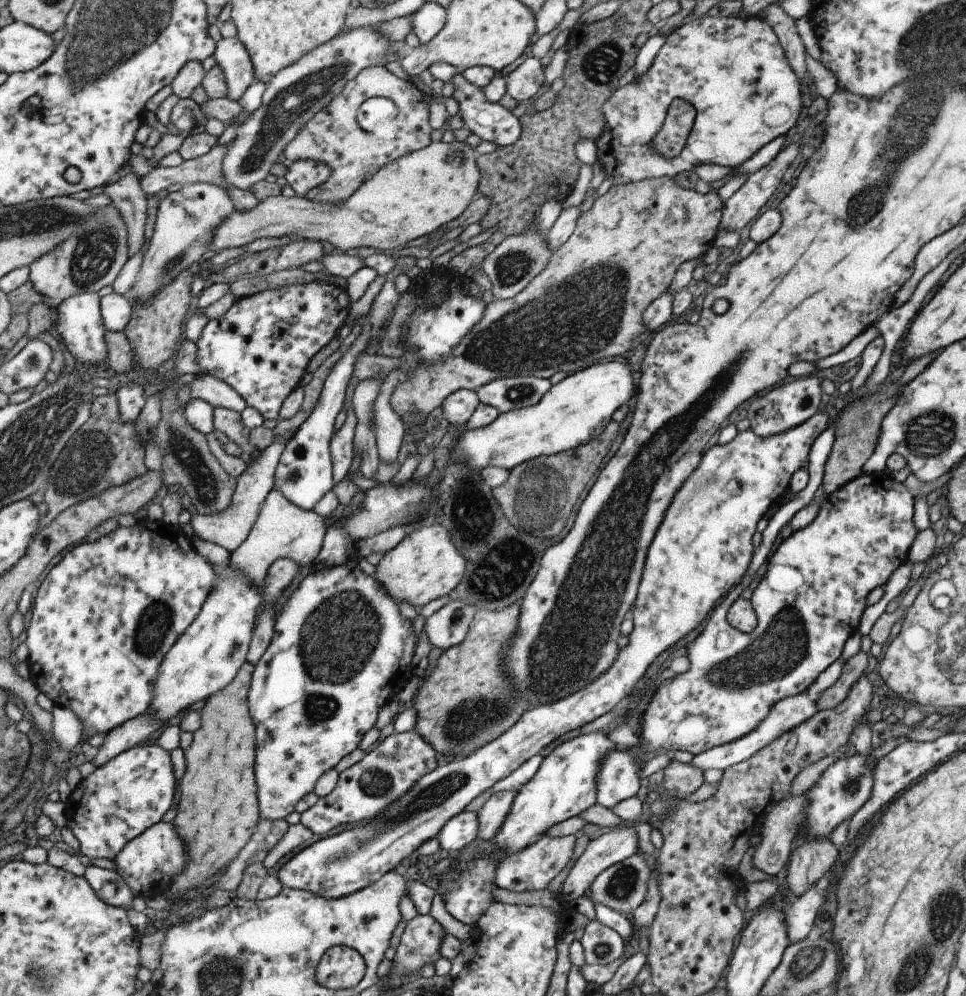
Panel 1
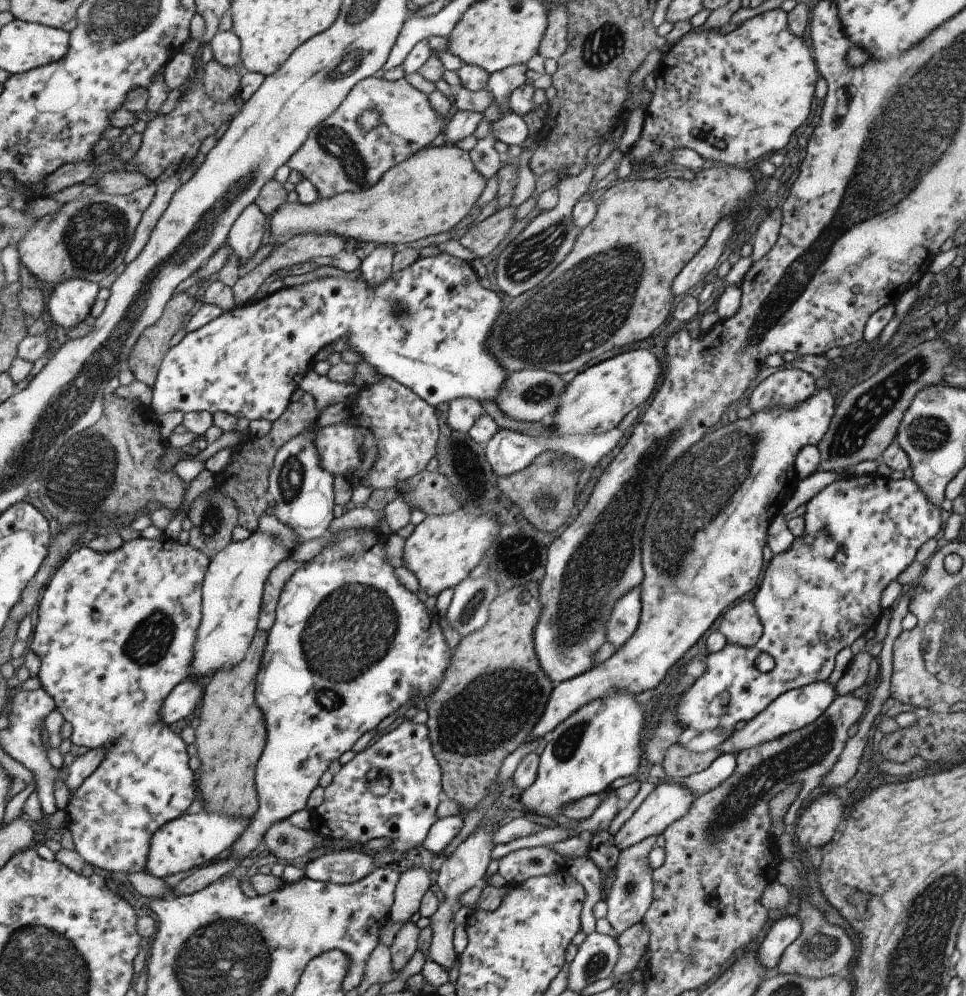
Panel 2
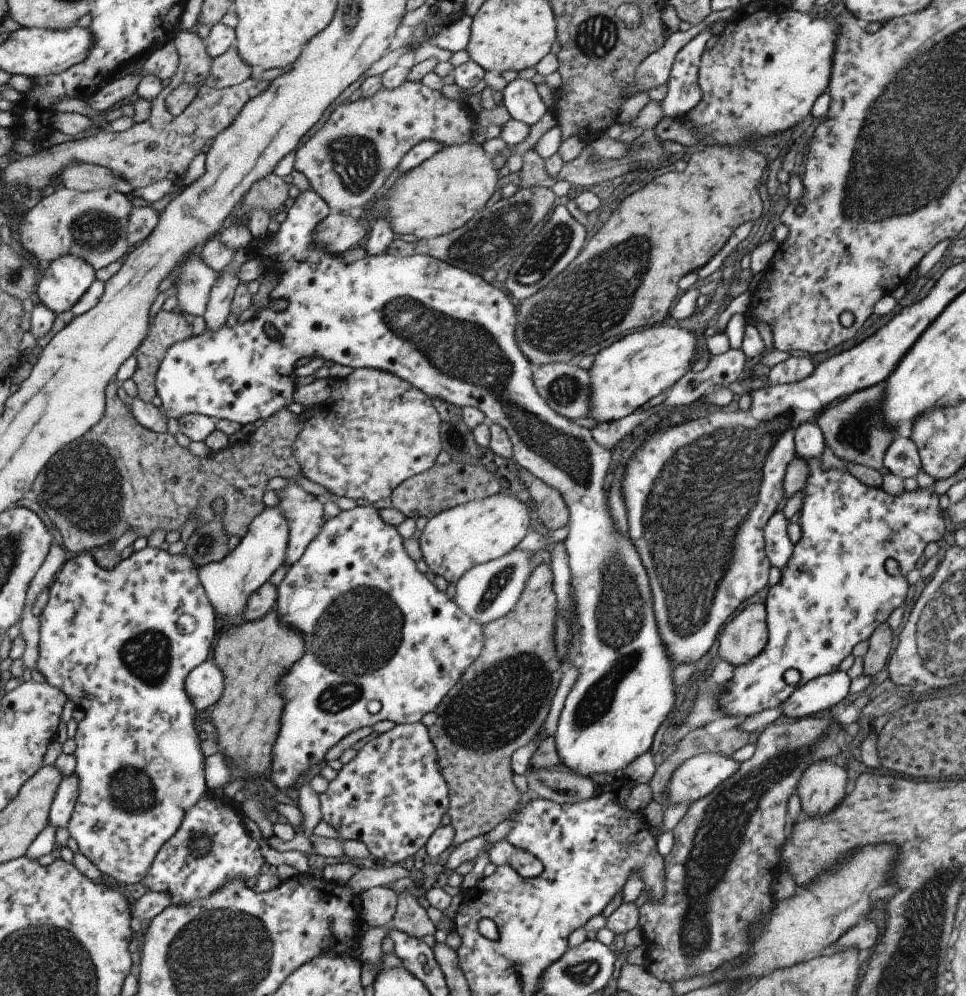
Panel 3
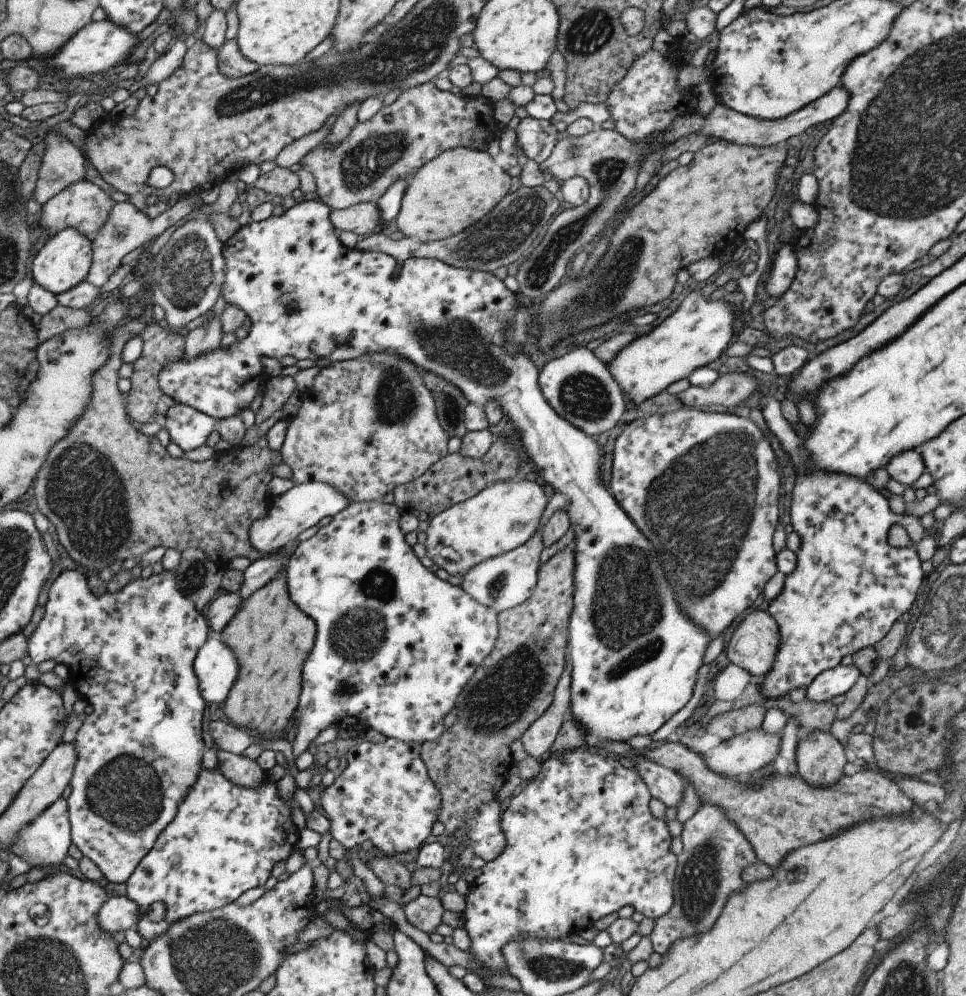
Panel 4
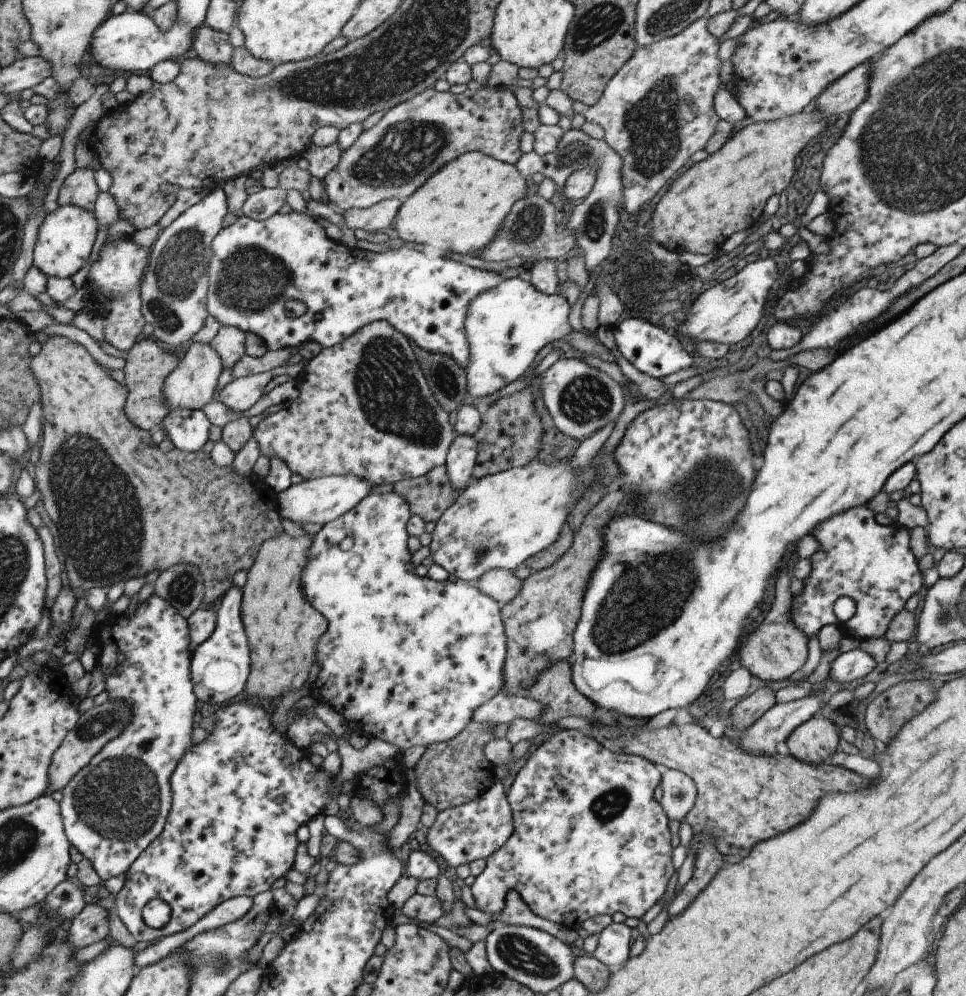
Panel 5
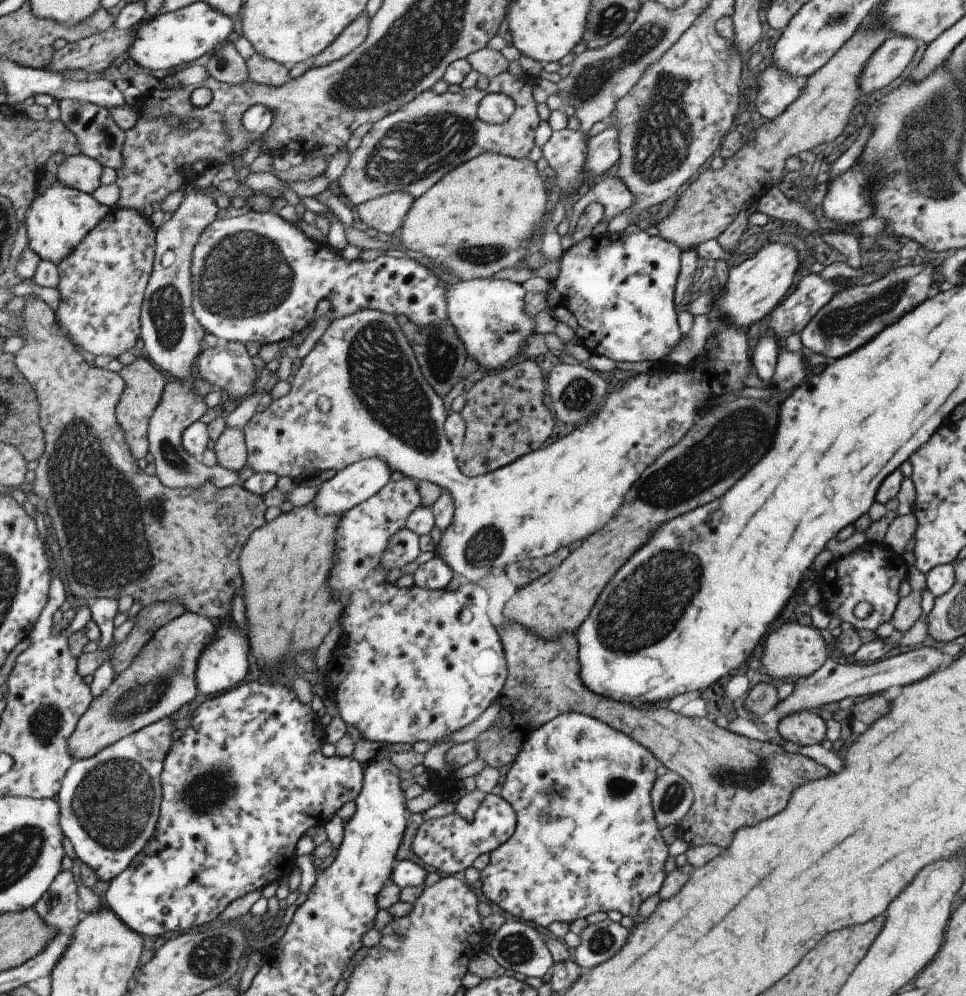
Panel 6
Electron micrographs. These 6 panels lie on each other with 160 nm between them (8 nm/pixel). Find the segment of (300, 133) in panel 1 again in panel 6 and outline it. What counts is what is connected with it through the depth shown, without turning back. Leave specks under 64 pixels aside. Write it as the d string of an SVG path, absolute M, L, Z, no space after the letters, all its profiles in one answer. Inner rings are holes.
M504 71L489 79L485 90L461 89L455 94L449 92L435 94L431 89L422 91L411 102L407 102L398 110L377 120L363 134L361 144L348 156L347 165L343 174L337 178L334 190L340 196L344 196L344 201L352 208L391 192L405 192L417 199L441 180L445 174L449 174L451 170L455 170L457 166L465 164L467 160L471 160L479 154L493 152L511 159L527 159L527 154L534 147L534 131L540 122L536 112L537 104L532 98L533 84L533 78L526 76L517 78ZM490 93L505 94L513 102L513 113L503 124L488 124L476 116L475 110L481 98Z

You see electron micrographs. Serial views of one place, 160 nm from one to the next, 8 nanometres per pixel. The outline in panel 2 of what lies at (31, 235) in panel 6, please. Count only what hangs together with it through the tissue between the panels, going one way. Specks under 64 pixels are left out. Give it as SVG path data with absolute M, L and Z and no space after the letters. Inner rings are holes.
M83 279L64 280L44 288L46 317L64 330L76 327L89 316L99 289L97 283Z

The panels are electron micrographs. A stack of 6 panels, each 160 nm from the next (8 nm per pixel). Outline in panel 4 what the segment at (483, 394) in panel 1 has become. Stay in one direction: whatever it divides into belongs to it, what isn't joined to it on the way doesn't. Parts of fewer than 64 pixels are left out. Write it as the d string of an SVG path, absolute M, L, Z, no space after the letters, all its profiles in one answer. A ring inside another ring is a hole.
M581 347L547 361L538 372L538 387L558 415L588 435L597 436L613 429L629 406L607 367L593 355L590 347Z

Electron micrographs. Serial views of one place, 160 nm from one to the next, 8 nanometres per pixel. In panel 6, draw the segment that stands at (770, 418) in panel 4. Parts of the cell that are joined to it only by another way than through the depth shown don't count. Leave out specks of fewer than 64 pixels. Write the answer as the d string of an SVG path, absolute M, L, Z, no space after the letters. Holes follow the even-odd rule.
M883 542L865 543L845 556L837 557L832 564L832 573L825 574L823 584L819 586L821 603L830 616L849 622L855 630L870 631L891 619L899 600L897 589L907 575L907 566L899 555ZM860 601L867 602L872 608L864 619L857 619L853 614L854 606Z

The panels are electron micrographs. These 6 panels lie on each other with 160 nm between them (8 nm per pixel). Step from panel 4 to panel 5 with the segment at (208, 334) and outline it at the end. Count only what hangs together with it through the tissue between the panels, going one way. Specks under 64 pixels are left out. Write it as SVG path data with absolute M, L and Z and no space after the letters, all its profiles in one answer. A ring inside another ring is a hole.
M194 342L182 355L177 366L168 374L162 388L168 412L174 408L200 409L212 401L217 376L221 374L222 364L219 355L209 343Z

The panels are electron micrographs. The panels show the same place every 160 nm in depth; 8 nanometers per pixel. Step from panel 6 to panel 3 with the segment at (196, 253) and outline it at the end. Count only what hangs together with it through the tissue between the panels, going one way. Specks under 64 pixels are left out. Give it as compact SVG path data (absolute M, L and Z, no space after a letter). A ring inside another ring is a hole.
M313 190L302 191L298 194L298 197L294 198L292 206L286 210L286 217L281 222L277 234L271 237L266 236L264 240L257 238L257 246L254 247L253 242L251 242L245 248L248 260L255 259L264 266L266 270L264 275L270 270L275 270L281 276L279 283L270 291L268 300L275 302L283 299L287 302L287 306L283 310L273 310L268 305L257 310L257 313L253 317L242 324L237 322L233 326L223 324L223 326L215 330L205 329L201 334L191 335L182 341L172 344L165 351L154 374L155 390L160 400L159 410L165 412L167 419L178 419L186 414L195 413L211 417L215 421L227 419L238 422L242 427L251 425L255 420L265 421L266 418L271 417L278 410L289 406L292 402L294 388L289 382L294 374L293 364L303 356L314 359L313 356L318 354L324 360L331 360L337 364L350 366L353 369L375 369L391 373L398 379L413 386L413 388L420 390L429 398L441 399L447 404L458 407L475 407L485 415L485 421L488 424L497 423L501 426L511 441L512 458L516 464L528 470L534 477L542 480L547 486L557 490L564 498L568 510L568 532L563 545L566 550L566 558L568 559L568 569L570 570L575 620L580 626L577 649L583 655L583 663L579 667L576 682L565 697L553 735L558 762L578 777L599 779L619 776L621 770L629 766L637 756L641 756L647 750L649 751L655 730L659 728L659 725L663 722L669 710L671 710L673 700L675 700L674 689L671 686L671 671L675 667L670 664L670 659L656 629L656 622L652 613L652 598L649 596L649 586L647 586L647 576L645 576L645 570L641 566L639 555L630 543L629 538L619 534L614 529L608 513L608 501L606 500L608 490L605 492L603 482L605 482L605 474L607 474L607 466L609 466L609 451L601 448L601 446L597 446L587 429L575 426L569 419L554 413L536 393L534 384L532 383L531 364L521 354L514 339L515 307L509 302L510 296L505 290L494 288L491 283L483 280L480 274L463 270L450 265L448 262L443 262L441 259L430 257L428 254L411 255L410 257L401 258L383 253L374 257L366 256L353 264L345 265L341 262L341 255L328 253L324 249L317 247L316 243L312 240L312 230L317 226L318 222L321 222L322 218L328 215L327 209L326 202L320 196L317 196Z

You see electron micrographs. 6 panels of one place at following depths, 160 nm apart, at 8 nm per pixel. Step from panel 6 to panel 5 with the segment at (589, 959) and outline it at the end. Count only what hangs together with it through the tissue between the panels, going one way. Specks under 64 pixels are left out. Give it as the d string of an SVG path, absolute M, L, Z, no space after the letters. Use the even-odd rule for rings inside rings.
M610 923L597 935L596 949L591 955L607 966L619 966L629 956L631 929L624 923Z

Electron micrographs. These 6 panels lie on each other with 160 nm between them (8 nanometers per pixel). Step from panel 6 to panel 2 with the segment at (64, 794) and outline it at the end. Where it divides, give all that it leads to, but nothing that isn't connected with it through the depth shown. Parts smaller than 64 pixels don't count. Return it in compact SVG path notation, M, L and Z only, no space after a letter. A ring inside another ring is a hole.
M163 535L156 539L144 539L143 537L132 538L122 542L115 550L101 553L91 550L89 547L80 547L71 552L55 569L51 578L42 590L37 604L37 623L31 630L27 649L39 657L39 670L37 679L43 690L53 699L54 708L59 711L65 722L71 725L69 740L75 746L87 746L94 749L104 746L104 759L99 766L70 794L66 802L64 824L69 830L74 850L81 858L85 859L92 867L103 868L107 872L139 872L142 871L148 851L148 840L151 834L169 820L177 818L185 812L185 808L193 800L195 792L195 778L187 767L188 756L185 753L186 744L178 734L173 734L160 720L159 707L169 694L169 691L186 678L193 641L195 640L196 628L200 619L201 595L200 588L206 574L209 558L191 545L179 544L176 540Z

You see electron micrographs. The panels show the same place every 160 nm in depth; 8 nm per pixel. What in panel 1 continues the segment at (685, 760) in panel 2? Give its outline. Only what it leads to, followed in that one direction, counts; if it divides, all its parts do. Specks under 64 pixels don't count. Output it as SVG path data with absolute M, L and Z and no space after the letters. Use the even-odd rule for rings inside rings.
M671 757L671 763L663 769L662 785L665 794L687 799L704 781L702 772L689 763L681 764Z

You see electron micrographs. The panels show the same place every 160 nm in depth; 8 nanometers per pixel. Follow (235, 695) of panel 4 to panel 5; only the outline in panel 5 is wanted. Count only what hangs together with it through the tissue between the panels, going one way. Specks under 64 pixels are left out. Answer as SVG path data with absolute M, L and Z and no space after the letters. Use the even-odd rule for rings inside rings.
M284 532L279 534L277 537L266 540L259 548L258 553L255 555L253 566L249 567L249 570L246 570L246 579L244 585L242 586L242 597L240 600L240 619L243 622L243 628L245 628L245 636L247 636L247 644L249 644L249 652L250 654L250 669L248 672L247 680L245 681L243 692L245 692L245 696L252 696L253 698L257 698L257 700L273 700L273 698L279 698L277 702L279 702L281 696L285 696L287 692L293 692L298 688L301 688L304 682L307 680L307 672L309 672L309 667L312 665L312 660L314 659L314 652L316 649L317 641L320 636L327 630L327 621L317 610L315 610L304 598L301 592L300 587L300 572L302 566L306 561L306 552L308 551L310 542L312 541L313 536L304 534L300 538L293 539L286 535Z

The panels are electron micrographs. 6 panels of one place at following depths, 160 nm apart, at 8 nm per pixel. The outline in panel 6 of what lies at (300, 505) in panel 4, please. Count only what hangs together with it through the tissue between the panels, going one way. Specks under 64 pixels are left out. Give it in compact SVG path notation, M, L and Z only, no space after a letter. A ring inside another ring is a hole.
M365 458L359 460L344 470L338 471L331 479L323 479L322 484L317 488L311 504L319 514L339 514L345 513L353 506L367 500L376 494L385 484L390 482L392 471L389 466L379 460L379 458Z

